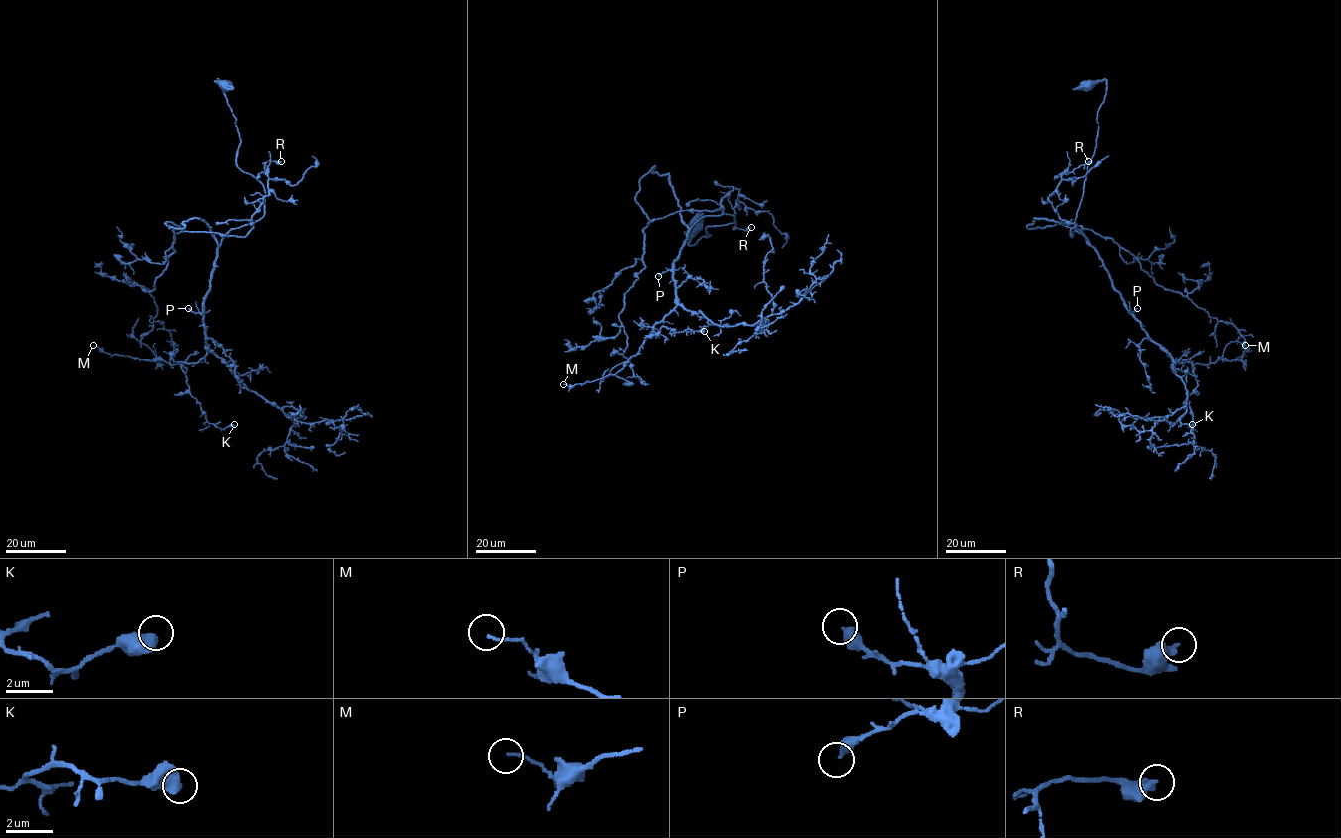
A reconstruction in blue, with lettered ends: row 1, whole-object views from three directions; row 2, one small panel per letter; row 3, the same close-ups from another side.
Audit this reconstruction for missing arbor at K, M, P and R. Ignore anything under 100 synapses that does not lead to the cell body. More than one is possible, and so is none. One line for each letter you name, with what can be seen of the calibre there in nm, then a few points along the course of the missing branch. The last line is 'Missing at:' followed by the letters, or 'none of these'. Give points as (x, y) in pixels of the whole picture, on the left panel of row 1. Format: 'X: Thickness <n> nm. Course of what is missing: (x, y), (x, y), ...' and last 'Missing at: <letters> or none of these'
Missing at: none of these

